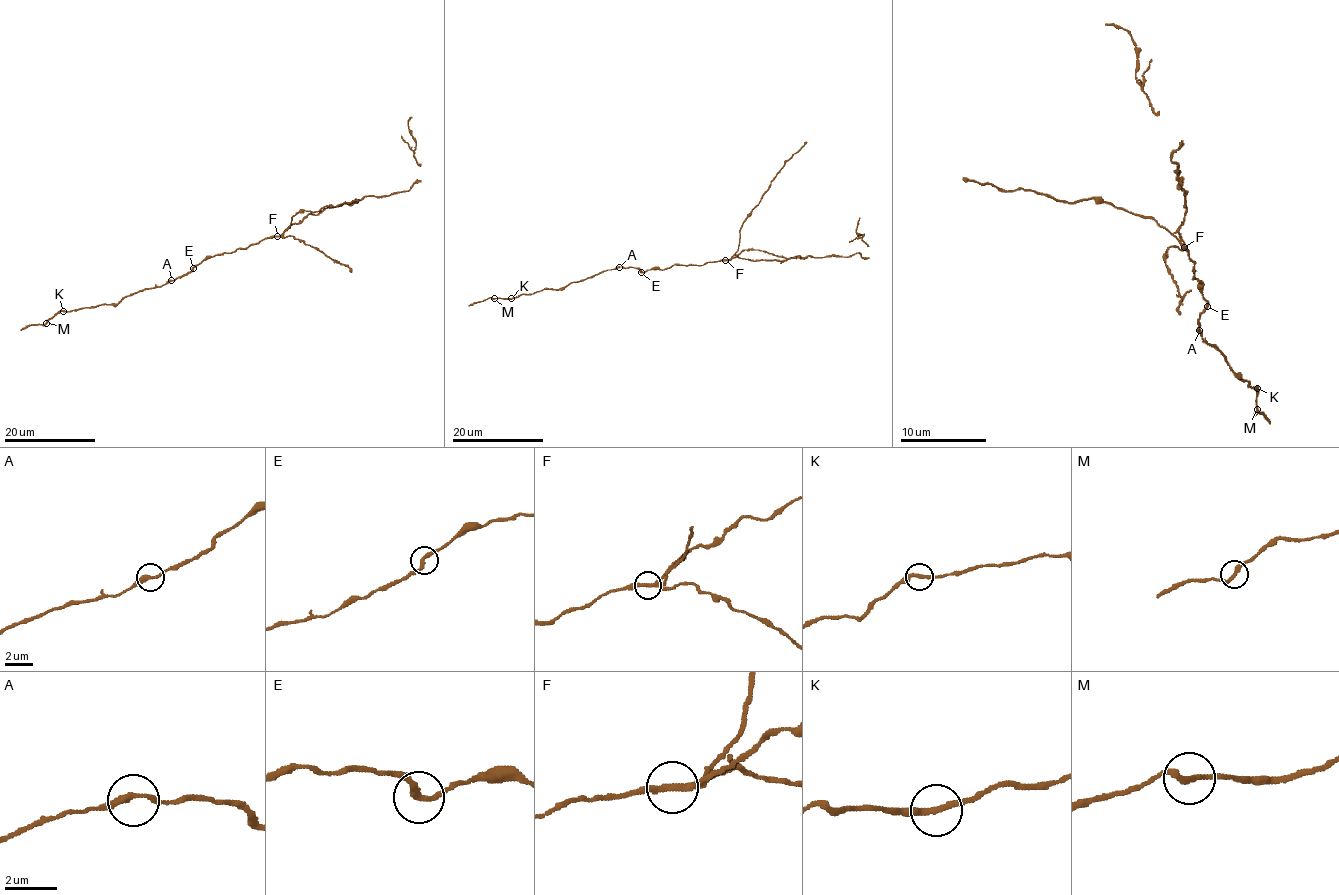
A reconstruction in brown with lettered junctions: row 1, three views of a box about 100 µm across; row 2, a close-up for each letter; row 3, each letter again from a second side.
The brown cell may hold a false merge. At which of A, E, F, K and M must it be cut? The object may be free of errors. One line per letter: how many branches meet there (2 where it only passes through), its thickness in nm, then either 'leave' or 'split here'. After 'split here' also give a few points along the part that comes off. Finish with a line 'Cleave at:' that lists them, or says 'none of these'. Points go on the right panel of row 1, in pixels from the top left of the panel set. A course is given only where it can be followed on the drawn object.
A: 2 branches meet; 240 nm thick; leave
E: 2 branches meet; 240 nm thick; leave
F: 2 branches meet; 240 nm thick; split here; foreign part runs (1184, 246), (1152, 219), (1103, 202), (1058, 202), (1051, 195), (1023, 189), (1004, 191), (964, 180)
K: 2 branches meet; 240 nm thick; leave
M: 2 branches meet; 260 nm thick; leave
Cleave at: F

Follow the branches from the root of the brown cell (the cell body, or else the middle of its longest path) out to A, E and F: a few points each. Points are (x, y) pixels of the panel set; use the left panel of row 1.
A: (256, 244), (206, 256), (191, 271), (171, 280)
E: (256, 244), (206, 256), (193, 268)
F: (256, 244), (278, 236)

